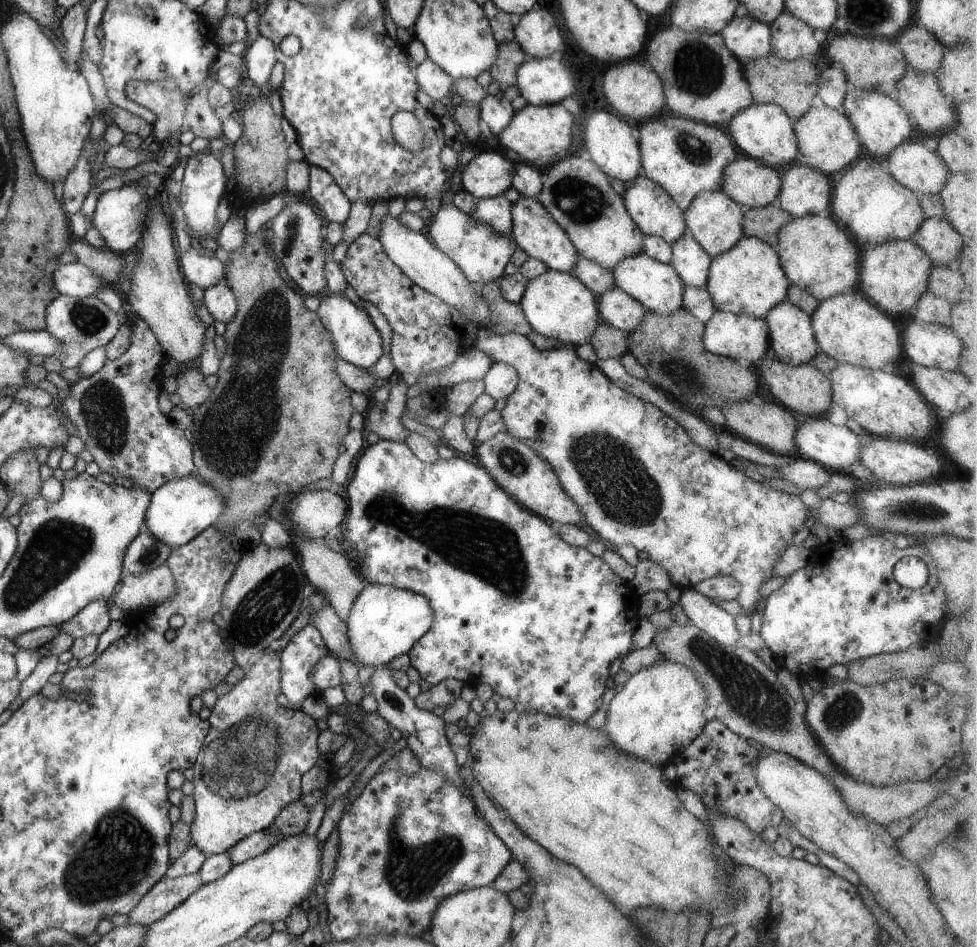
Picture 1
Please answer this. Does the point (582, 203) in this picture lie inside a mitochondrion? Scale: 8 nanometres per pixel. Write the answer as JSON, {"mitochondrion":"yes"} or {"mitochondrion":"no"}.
{"mitochondrion":"yes"}

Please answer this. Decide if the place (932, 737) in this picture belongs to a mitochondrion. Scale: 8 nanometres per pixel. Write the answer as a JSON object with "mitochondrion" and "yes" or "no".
{"mitochondrion":"no"}

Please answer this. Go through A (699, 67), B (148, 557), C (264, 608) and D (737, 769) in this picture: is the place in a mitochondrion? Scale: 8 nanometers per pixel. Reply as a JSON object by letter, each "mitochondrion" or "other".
{"A":"mitochondrion","B":"mitochondrion","C":"mitochondrion","D":"other"}

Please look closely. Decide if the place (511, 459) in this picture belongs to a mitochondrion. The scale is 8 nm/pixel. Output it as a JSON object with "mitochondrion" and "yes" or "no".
{"mitochondrion":"yes"}

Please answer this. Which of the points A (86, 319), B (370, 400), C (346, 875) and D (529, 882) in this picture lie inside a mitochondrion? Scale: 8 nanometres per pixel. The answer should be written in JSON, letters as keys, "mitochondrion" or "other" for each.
{"A":"mitochondrion","B":"other","C":"other","D":"other"}

